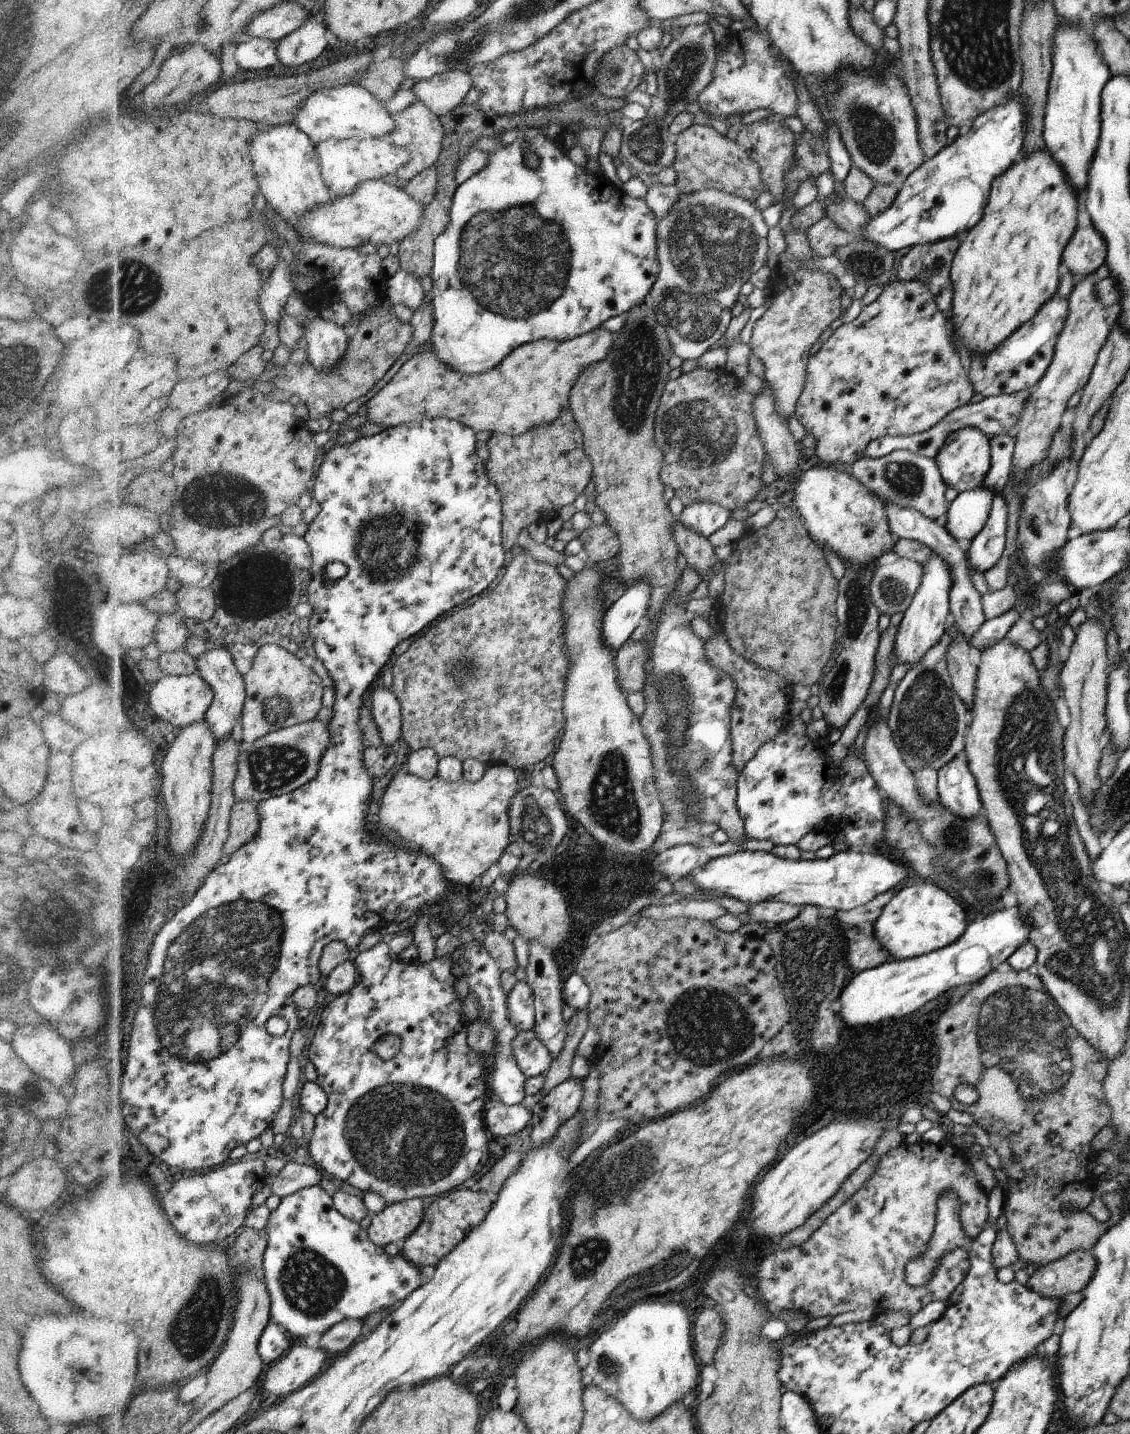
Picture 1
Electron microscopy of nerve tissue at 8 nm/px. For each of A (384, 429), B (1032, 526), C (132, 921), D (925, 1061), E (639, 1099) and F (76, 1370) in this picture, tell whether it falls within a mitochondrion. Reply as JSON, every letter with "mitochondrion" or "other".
{"A":"other","B":"mitochondrion","C":"mitochondrion","D":"mitochondrion","E":"other","F":"mitochondrion"}

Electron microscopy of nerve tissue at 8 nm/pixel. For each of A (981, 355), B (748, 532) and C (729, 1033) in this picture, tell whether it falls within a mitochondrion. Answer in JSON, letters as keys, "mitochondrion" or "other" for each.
{"A":"other","B":"other","C":"mitochondrion"}

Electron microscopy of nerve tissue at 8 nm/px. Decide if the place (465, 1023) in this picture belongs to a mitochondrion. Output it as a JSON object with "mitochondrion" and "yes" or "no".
{"mitochondrion":"no"}

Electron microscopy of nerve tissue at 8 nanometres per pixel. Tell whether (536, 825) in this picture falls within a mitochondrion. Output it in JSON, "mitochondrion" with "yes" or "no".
{"mitochondrion":"yes"}

